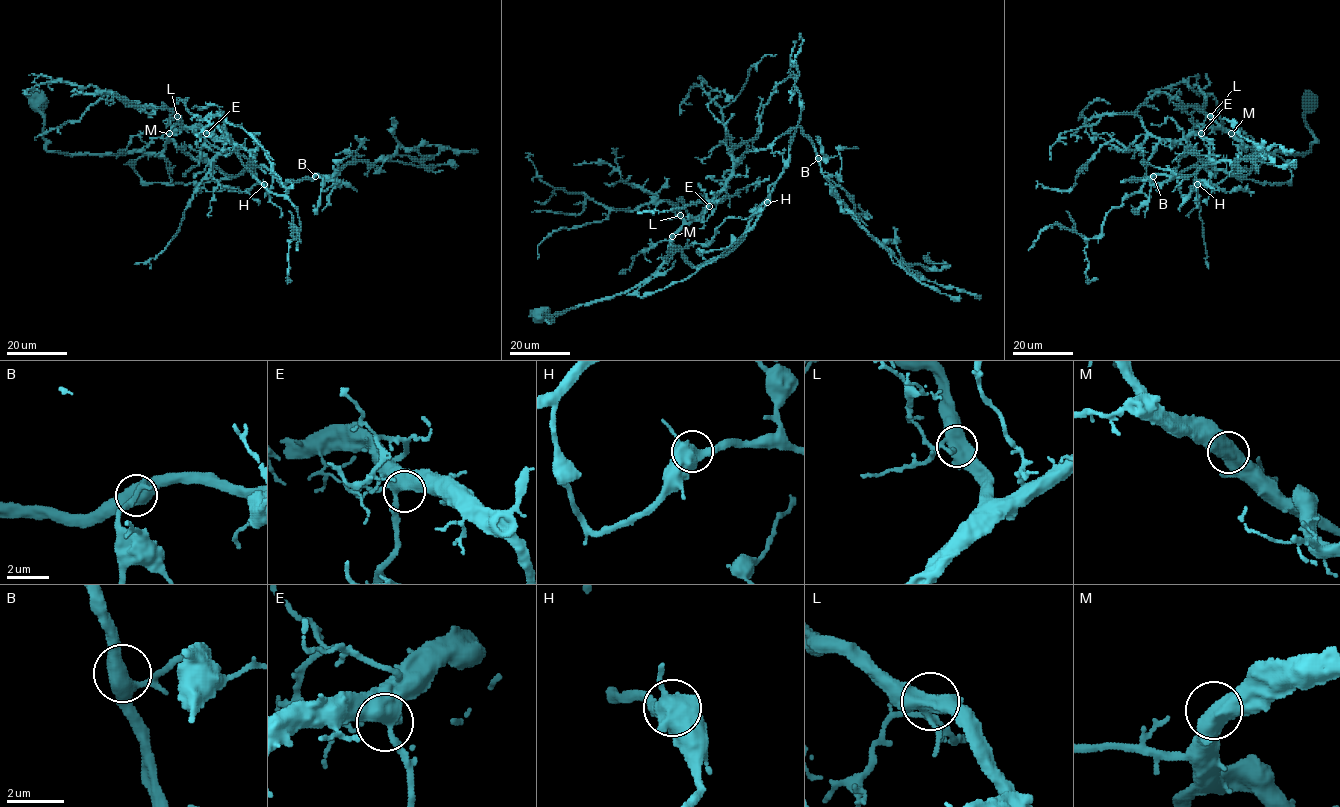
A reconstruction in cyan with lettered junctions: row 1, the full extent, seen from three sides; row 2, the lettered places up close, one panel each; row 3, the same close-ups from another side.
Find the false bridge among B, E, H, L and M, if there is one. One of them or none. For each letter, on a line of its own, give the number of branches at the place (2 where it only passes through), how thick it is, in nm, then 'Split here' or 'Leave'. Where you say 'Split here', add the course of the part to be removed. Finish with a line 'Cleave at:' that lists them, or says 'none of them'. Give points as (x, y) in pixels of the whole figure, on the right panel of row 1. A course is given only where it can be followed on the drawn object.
B: Branches: 3. Thickness 480 nm. Leave
E: Branches: 4. Thickness 440 nm. Leave
H: Branches: 3. Thickness 500 nm. Leave
L: Branches: 4. Thickness 500 nm. Leave
M: Branches: 3. Thickness 480 nm. Leave
Cleave at: none of them

